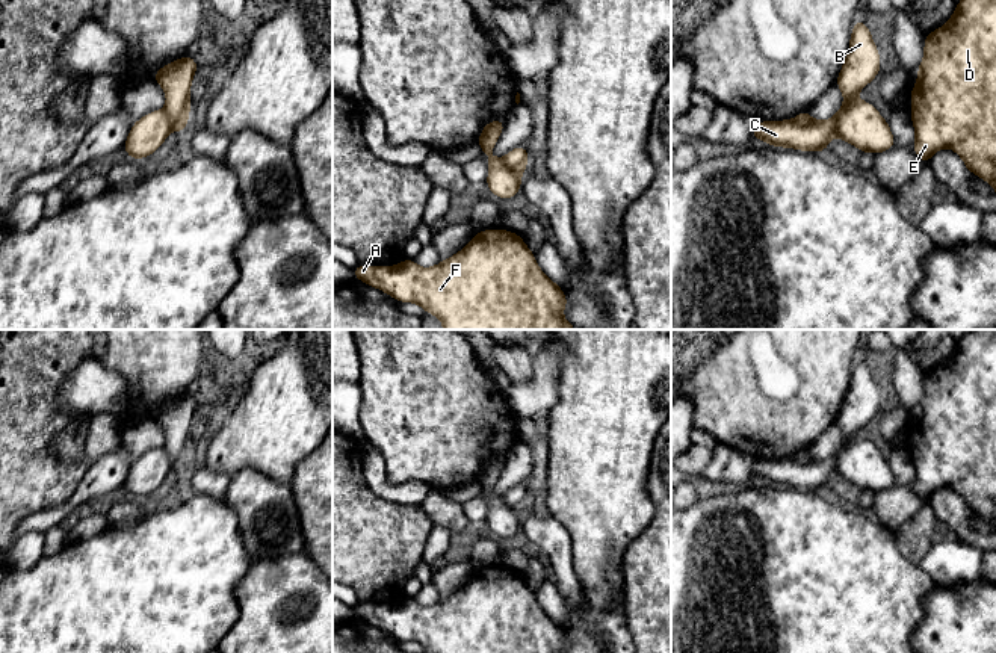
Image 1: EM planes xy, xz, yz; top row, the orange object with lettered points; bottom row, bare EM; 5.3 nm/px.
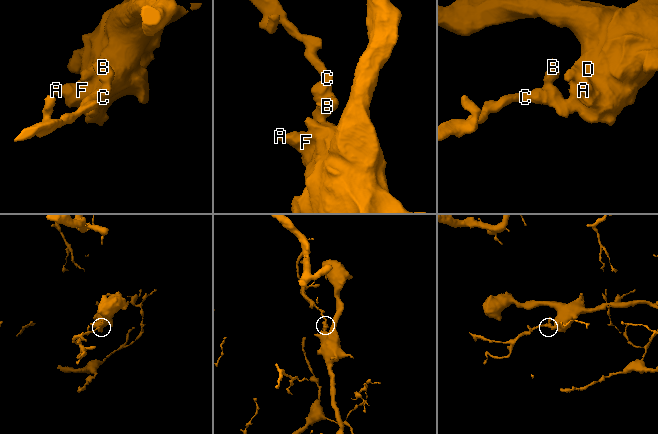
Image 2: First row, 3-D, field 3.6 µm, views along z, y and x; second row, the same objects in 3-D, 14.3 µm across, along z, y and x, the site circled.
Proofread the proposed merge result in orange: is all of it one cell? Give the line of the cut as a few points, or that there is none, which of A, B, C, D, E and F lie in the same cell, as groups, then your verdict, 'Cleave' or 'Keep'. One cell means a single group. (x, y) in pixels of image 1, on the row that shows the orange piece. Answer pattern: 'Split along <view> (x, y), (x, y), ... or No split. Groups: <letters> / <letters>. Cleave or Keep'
Split along yz (854, 99), (839, 115), (833, 133). Groups: A D E F / B C. Cleave

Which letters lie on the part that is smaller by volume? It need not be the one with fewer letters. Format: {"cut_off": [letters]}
{"cut_off": ["B", "C"]}

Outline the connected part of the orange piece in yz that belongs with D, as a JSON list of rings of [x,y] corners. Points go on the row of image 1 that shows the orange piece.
[[[960,0],[948,23],[925,33],[923,59],[917,82],[908,92],[916,139],[914,154],[929,165],[931,156],[943,148],[954,150],[969,172],[985,180],[996,193],[996,0]]]

